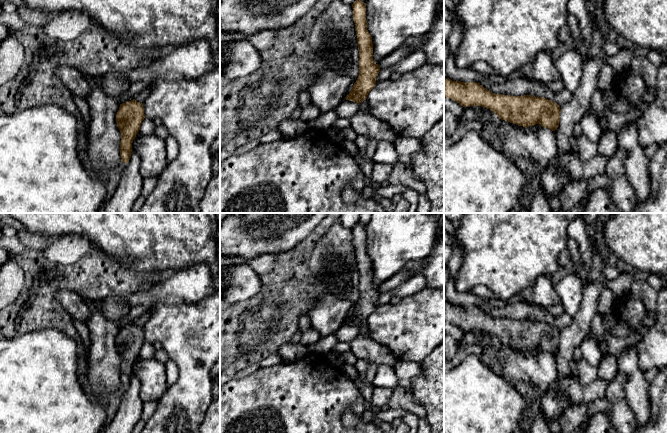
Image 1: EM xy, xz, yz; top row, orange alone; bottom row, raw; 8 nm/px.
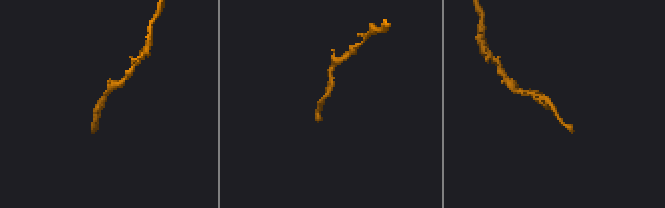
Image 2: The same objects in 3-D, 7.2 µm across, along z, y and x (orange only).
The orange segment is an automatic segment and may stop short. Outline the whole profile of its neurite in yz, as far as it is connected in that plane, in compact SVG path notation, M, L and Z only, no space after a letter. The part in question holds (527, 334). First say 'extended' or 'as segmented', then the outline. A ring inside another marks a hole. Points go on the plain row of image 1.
as segmented | M444 305L444 321L463 331L481 330L493 335L499 343L525 352L540 348L555 355L560 346L560 330L544 321L494 318L477 306Z

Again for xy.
as segmented | M133 323L120 328L116 339L116 347L121 356L120 380L123 387L128 387L130 384L132 367L140 354L144 342L143 327Z

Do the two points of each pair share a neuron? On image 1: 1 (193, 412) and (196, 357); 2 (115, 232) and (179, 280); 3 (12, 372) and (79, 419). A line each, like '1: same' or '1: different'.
1: same
2: different
3: same

